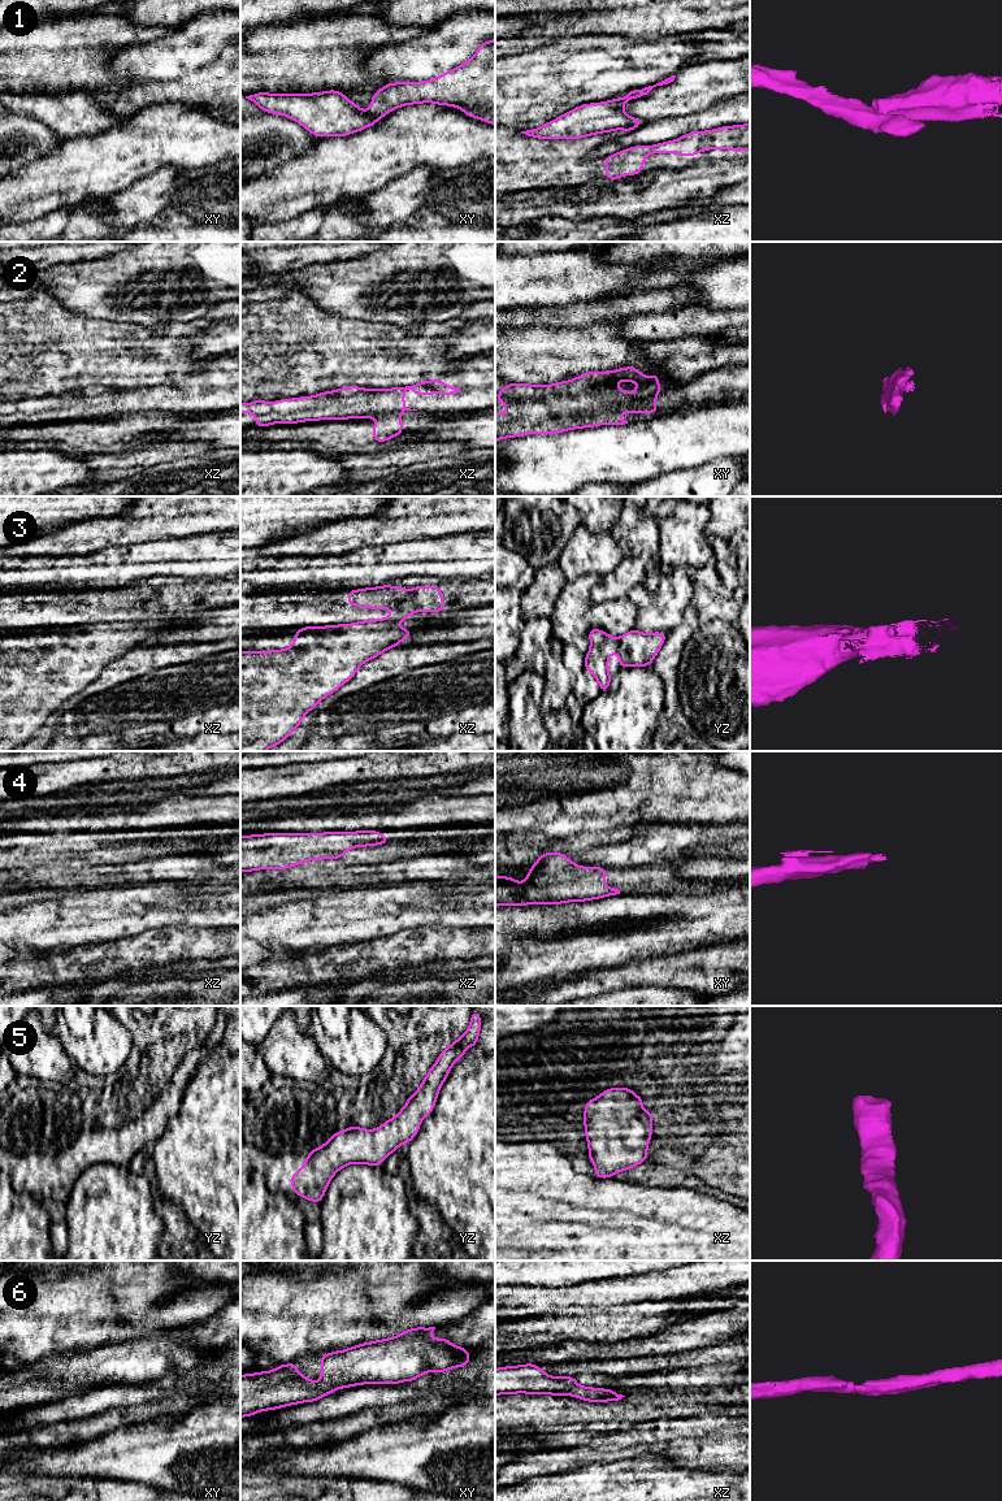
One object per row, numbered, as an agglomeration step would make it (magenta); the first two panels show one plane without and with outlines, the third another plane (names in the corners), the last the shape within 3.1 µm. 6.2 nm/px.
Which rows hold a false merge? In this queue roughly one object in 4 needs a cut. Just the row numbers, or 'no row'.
1, 2, 3

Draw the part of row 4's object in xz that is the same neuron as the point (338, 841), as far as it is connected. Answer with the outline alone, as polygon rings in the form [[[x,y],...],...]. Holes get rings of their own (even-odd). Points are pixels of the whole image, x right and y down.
[[[378,830],[240,836],[240,872],[286,869],[308,860],[342,859],[347,850],[387,843]]]

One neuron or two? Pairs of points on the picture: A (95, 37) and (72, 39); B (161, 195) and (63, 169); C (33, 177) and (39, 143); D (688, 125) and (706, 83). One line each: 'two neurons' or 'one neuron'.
A: one neuron
B: two neurons
C: two neurons
D: two neurons

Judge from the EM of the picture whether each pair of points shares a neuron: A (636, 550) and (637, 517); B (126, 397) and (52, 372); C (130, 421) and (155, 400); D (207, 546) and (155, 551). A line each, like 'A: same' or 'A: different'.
A: same
B: different
C: different
D: same

